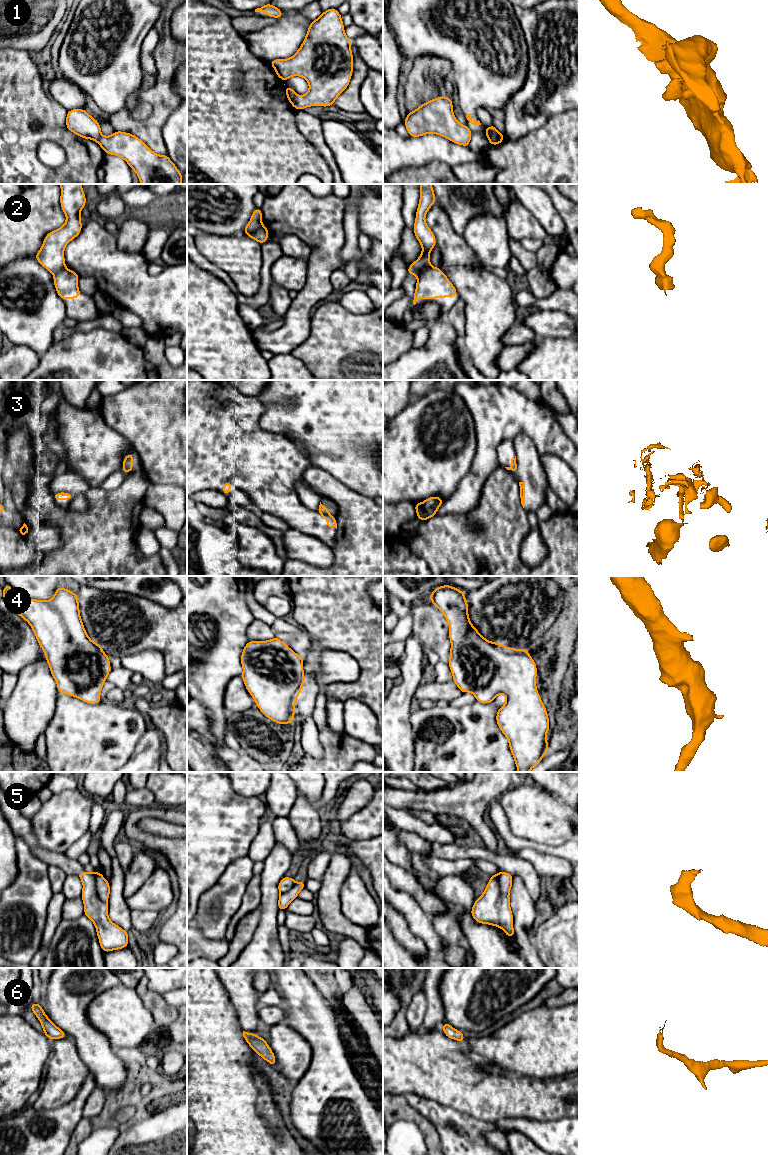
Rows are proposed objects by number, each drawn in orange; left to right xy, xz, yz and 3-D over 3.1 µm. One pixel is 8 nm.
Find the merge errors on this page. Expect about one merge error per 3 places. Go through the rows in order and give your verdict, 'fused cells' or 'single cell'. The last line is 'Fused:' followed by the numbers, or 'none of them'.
1: fused cells
2: fused cells
3: fused cells
4: single cell
5: fused cells
6: single cell
Fused: 1, 2, 3, 5

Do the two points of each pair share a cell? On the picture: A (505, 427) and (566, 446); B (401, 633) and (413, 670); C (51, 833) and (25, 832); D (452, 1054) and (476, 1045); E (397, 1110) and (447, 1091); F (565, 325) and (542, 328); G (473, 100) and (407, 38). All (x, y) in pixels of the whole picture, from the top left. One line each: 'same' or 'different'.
A: same
B: different
C: different
D: different
E: different
F: same
G: same

